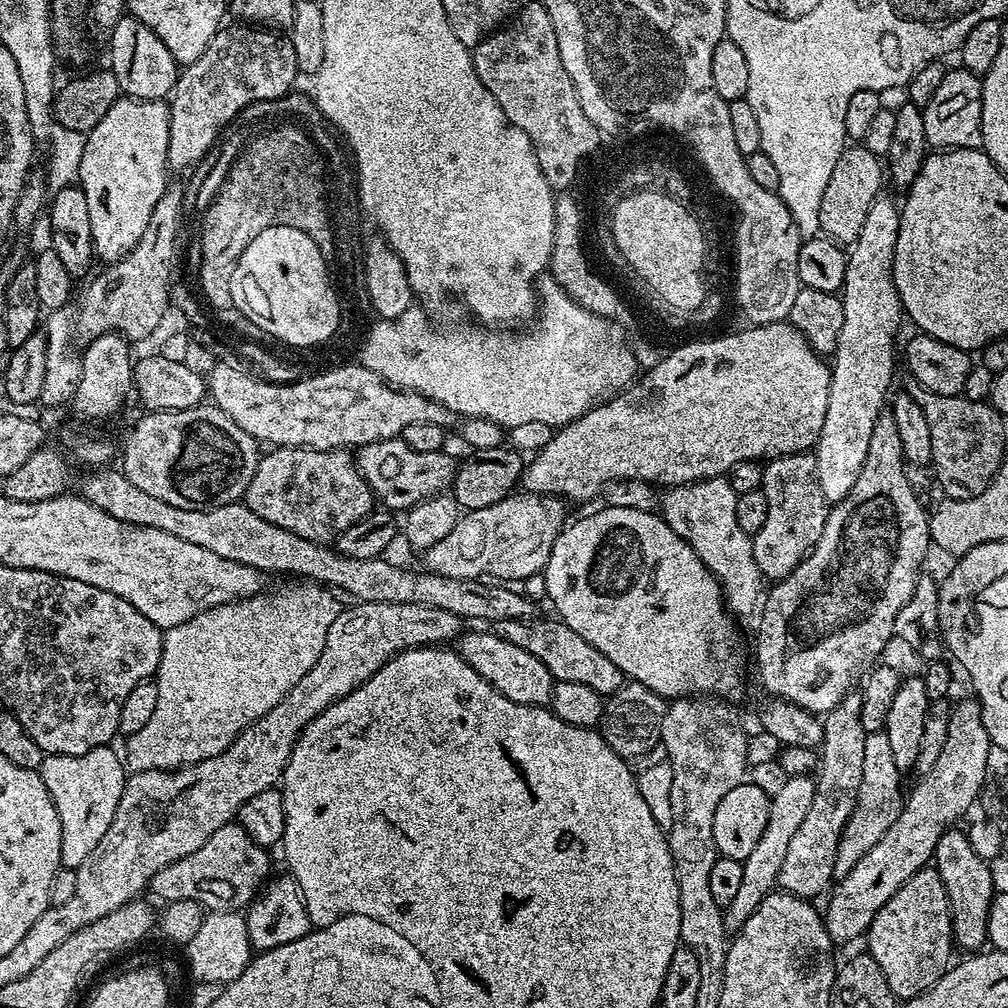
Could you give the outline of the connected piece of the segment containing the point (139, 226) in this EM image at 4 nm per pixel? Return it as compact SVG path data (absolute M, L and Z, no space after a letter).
M121 98L110 106L106 118L86 133L86 150L82 150L82 166L78 187L86 194L86 203L90 205L90 234L92 251L104 259L105 265L122 259L134 246L138 238L146 231L150 214L158 206L158 198L169 187L170 169L167 160L167 146L170 142L169 105L164 100L133 100Z

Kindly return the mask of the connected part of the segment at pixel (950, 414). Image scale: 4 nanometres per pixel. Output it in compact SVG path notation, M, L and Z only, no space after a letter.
M910 374L899 377L899 387L918 406L922 406L922 415L930 426L930 461L935 483L940 484L943 495L950 499L968 499L982 494L990 486L999 466L1006 459L1004 453L1005 417L1000 415L991 403L982 400L968 400L963 394L947 396L931 392Z

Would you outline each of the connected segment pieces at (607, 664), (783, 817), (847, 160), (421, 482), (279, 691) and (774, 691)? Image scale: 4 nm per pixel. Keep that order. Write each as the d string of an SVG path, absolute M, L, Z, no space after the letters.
M529 618L526 620L498 620L495 621L494 631L506 642L514 642L514 646L522 646L522 650L530 650L546 670L550 670L553 681L562 682L582 682L582 686L590 686L602 697L609 697L617 692L626 682L625 674L602 654L602 650L594 650L586 638L574 634L570 626L566 626L559 618L552 620L536 620Z
M811 775L789 776L785 779L782 790L770 798L770 818L766 822L766 830L762 830L762 838L758 838L754 850L750 850L750 854L743 860L742 887L730 901L730 906L723 909L725 932L736 933L744 925L746 918L750 918L754 910L758 910L762 898L766 898L777 887L778 870L782 870L786 850L790 847L798 826L802 826L802 821L810 811L810 801L814 798L815 789L816 781Z
M863 146L845 147L830 173L830 182L826 182L826 190L822 190L822 206L818 206L820 232L841 246L855 244L858 230L862 230L862 222L866 222L866 213L870 211L870 202L881 195L880 183L885 183L885 180L881 157Z
M402 439L379 440L359 445L355 449L356 468L362 474L373 497L380 500L385 509L407 510L429 500L431 496L443 493L451 485L456 474L457 461L447 456L447 451L427 452L426 450L410 450Z
M315 582L289 584L292 584L289 588L280 588L277 592L265 591L247 600L211 608L190 618L190 622L182 622L182 626L164 632L162 658L154 677L158 686L158 710L154 710L150 722L138 734L126 740L126 764L132 772L183 768L185 764L197 764L222 754L246 726L274 710L298 686L298 681L306 678L306 670L318 662L318 654L326 646L326 630L338 618L342 604L332 597L335 595L327 587Z
M881 414L874 422L874 430L870 433L870 446L866 450L866 462L862 462L862 474L858 474L858 482L854 482L850 494L846 494L846 498L829 507L826 526L822 526L822 538L814 542L812 553L802 558L802 562L785 580L777 580L767 589L758 612L760 629L756 632L756 668L760 671L760 680L764 683L765 690L769 692L767 694L769 697L797 704L798 707L813 714L829 712L831 708L838 706L840 699L853 687L852 679L855 678L856 671L867 660L875 661L877 659L875 656L887 646L888 639L890 641L893 639L894 618L898 618L898 610L902 610L902 606L910 600L916 580L922 574L923 568L920 567L924 564L924 555L927 554L928 548L930 549L929 513L926 510L924 512L923 506L920 505L921 497L916 495L910 488L910 483L906 482L905 463L902 438L898 438L898 426L890 414Z

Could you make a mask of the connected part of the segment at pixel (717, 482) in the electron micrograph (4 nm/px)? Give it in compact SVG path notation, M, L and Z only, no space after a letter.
M711 476L709 480L699 480L693 484L677 484L659 497L658 512L664 520L687 544L694 554L715 574L724 593L727 611L733 617L748 616L757 611L766 588L766 581L760 575L758 562L754 562L752 537L738 526L736 513L737 494L731 482L724 476Z

